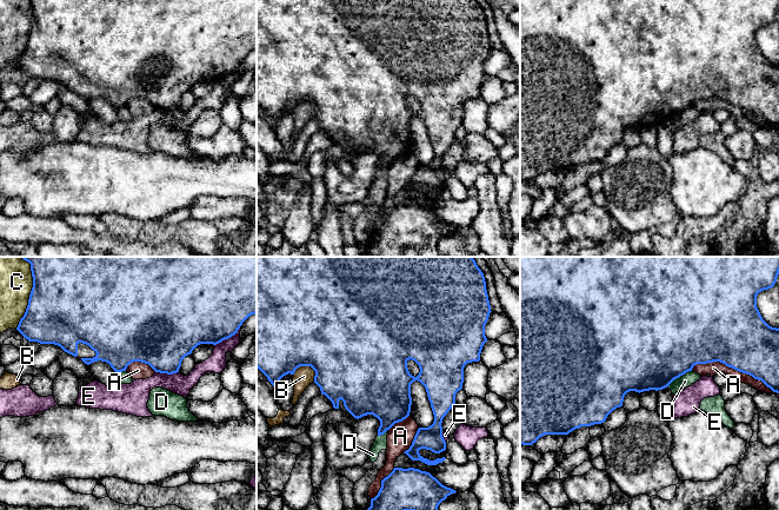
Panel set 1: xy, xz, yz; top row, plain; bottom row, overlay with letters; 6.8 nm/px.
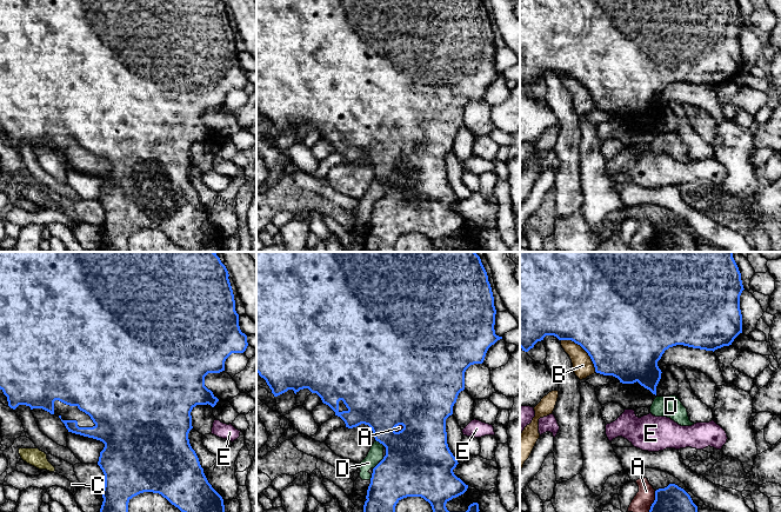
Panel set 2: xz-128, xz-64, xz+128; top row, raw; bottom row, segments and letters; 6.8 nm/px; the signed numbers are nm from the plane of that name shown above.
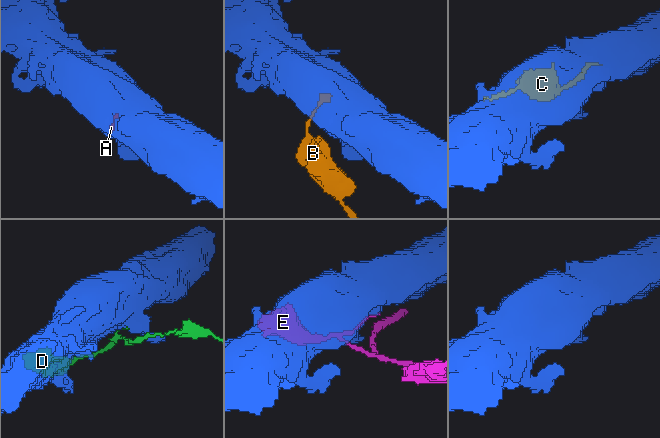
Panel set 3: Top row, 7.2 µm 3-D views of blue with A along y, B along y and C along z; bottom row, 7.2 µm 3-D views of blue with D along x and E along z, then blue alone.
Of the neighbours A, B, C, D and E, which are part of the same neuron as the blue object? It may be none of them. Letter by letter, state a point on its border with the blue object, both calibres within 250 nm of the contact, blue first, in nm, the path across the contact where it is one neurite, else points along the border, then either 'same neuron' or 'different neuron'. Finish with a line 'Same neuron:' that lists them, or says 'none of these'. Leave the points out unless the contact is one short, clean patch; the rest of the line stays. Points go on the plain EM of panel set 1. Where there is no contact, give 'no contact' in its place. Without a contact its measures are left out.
A: contact yz (734, 105); calibres 440 and 80 nm; different neuron
B: contact xz (303, 101); calibres 500 and 140 nm; different neuron
C: contact xy (30, 32); calibres 500 and 220 nm; different neuron
D: contact yz (679, 112); calibres 500 and 90 nm; different neuron
E: contact xy (228, 73); calibres 500 and 120 nm; different neuron
Same neuron: none of these

